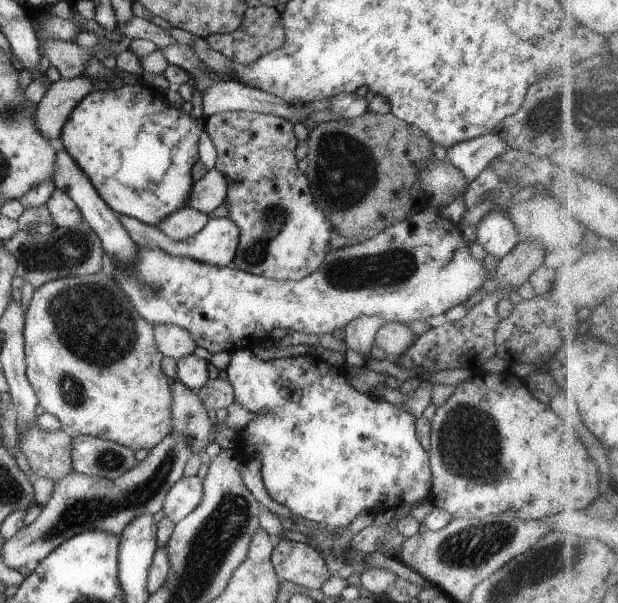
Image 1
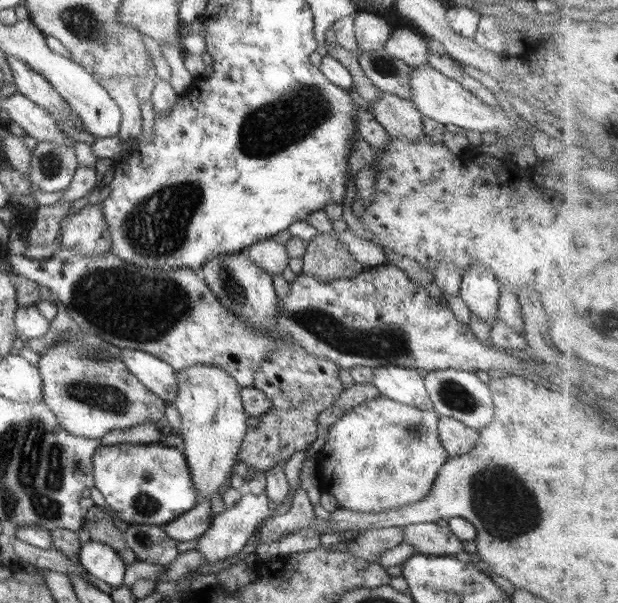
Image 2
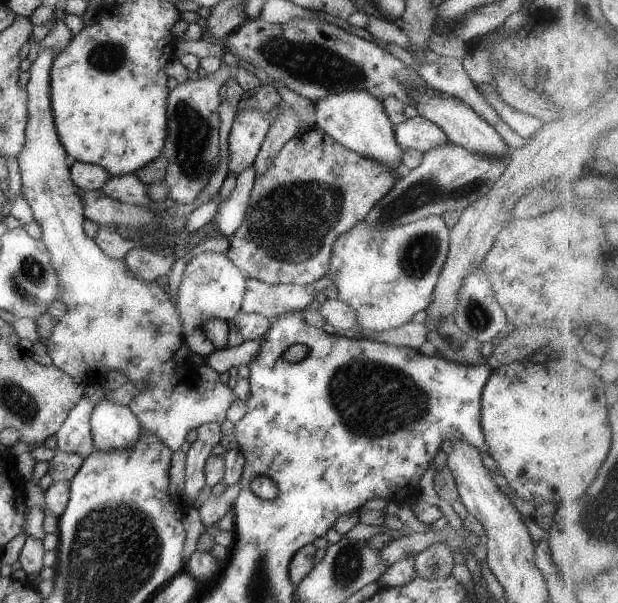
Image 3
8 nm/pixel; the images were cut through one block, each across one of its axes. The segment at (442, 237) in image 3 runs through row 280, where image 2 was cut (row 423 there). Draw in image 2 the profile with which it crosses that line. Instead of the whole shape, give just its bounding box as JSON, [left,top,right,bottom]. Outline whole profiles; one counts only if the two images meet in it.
[318,396,449,513]

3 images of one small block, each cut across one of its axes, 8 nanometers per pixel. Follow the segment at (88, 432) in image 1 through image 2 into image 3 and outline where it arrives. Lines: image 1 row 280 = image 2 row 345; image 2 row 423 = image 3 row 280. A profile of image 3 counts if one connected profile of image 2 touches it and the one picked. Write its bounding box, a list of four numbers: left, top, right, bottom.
[16,48,237,452]

